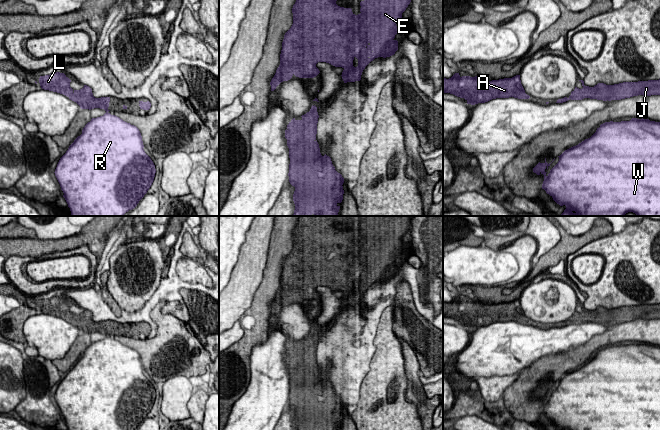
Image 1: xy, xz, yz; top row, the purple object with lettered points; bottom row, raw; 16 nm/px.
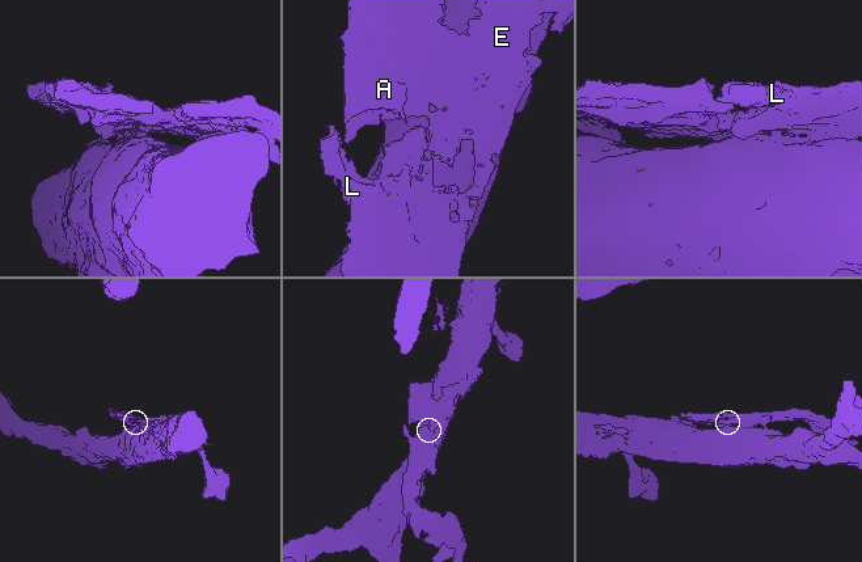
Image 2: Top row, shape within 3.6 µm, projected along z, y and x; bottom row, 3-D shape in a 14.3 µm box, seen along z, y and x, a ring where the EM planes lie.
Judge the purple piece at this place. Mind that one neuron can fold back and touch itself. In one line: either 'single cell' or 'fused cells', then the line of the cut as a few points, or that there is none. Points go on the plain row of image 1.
fused cells | xz (290, 346), (298, 356), (308, 354), (314, 363)

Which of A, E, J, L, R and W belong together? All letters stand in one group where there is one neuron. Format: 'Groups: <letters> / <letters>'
Groups: A E J L / R W

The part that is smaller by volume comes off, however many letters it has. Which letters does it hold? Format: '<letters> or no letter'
A, E, J, L

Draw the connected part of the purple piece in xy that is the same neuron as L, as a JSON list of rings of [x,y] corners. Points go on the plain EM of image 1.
[[[60,296],[40,300],[39,302],[39,307],[42,313],[57,316],[67,321],[73,318],[70,306],[71,304],[64,297]]]

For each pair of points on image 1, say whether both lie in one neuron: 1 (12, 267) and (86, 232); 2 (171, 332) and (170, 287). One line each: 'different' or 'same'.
1: different
2: different

